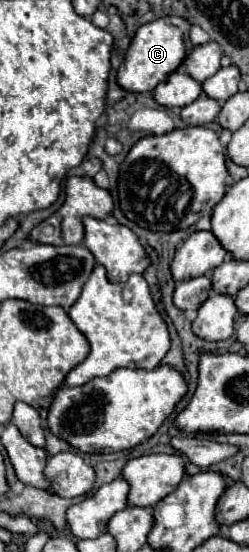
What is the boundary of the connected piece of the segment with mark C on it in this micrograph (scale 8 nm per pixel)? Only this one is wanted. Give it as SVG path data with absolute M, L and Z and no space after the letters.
M164 16L138 28L124 62L118 68L118 84L128 92L152 92L162 80L166 80L186 58L186 32L190 22L180 16Z

